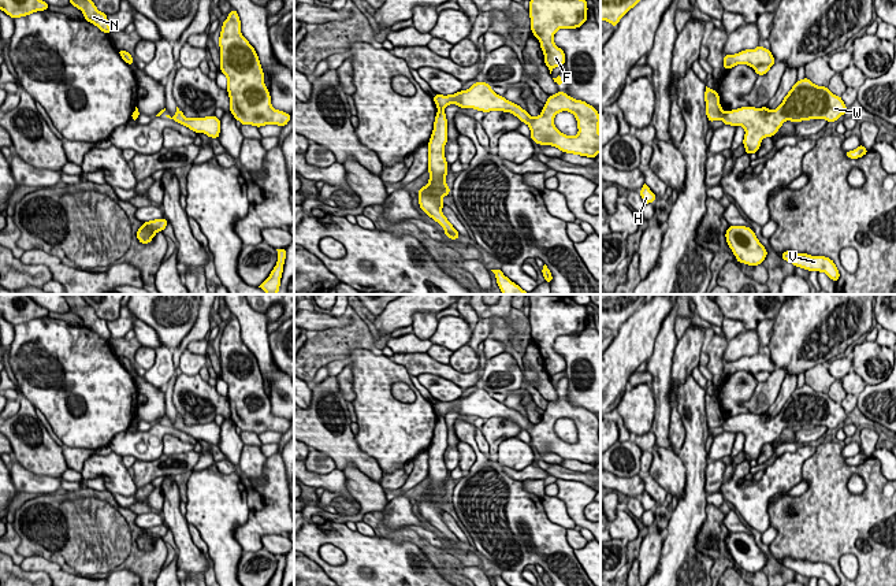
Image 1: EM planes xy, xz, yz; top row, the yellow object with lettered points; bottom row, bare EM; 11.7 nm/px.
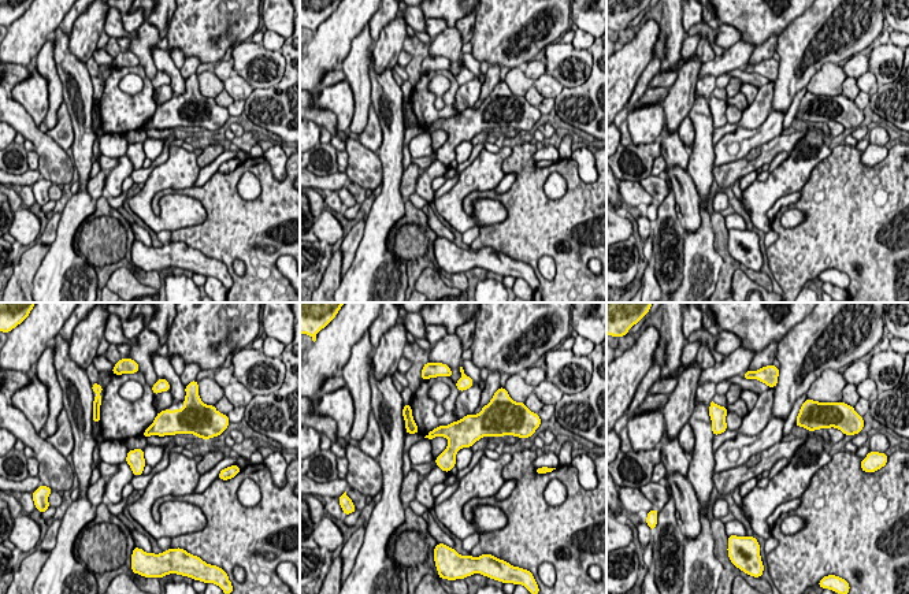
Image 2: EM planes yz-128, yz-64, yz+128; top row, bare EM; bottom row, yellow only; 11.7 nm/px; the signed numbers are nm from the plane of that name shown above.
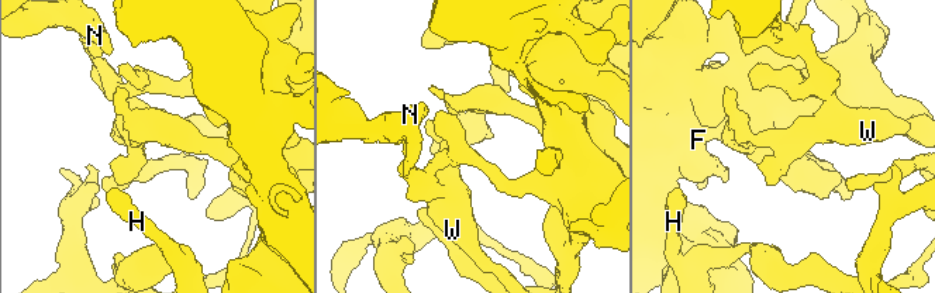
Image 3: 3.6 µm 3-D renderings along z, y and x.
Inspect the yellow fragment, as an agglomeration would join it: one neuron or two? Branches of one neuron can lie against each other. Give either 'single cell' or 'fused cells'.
fused cells

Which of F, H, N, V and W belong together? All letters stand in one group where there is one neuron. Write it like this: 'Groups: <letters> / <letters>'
Groups: F / H N V W

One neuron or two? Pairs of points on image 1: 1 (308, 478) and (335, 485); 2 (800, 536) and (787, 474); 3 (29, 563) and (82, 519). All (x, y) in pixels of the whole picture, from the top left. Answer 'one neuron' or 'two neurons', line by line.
1: one neuron
2: two neurons
3: one neuron

